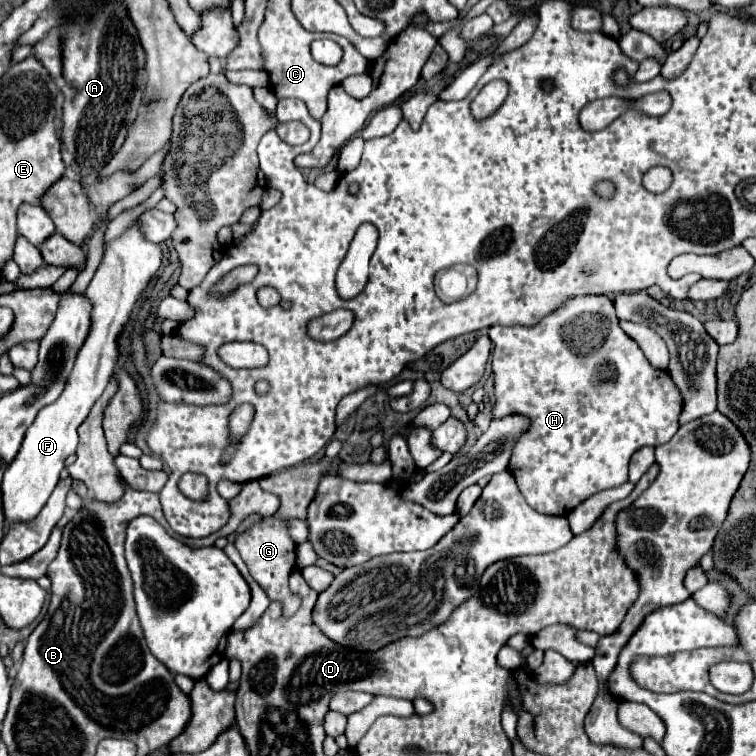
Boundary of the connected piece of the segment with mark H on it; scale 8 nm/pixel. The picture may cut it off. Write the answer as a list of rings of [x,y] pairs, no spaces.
[[[575,295],[575,297],[569,297],[561,307],[557,307],[549,315],[545,315],[537,325],[531,325],[531,327],[525,327],[525,325],[513,325],[513,327],[493,325],[489,329],[489,337],[493,341],[493,359],[491,359],[491,363],[493,363],[493,375],[495,375],[493,417],[505,417],[505,415],[511,415],[511,413],[523,413],[523,415],[531,417],[531,429],[517,441],[517,445],[513,449],[509,471],[515,475],[517,485],[519,485],[523,497],[527,499],[527,503],[539,513],[567,515],[571,509],[575,509],[581,501],[585,501],[593,493],[623,485],[627,481],[627,465],[629,465],[631,455],[637,449],[645,447],[645,445],[663,445],[663,443],[667,443],[679,429],[679,425],[677,425],[677,419],[679,419],[679,413],[681,413],[679,391],[675,389],[671,377],[665,371],[653,369],[649,365],[649,361],[645,359],[645,355],[641,353],[639,345],[635,345],[635,341],[631,341],[631,337],[627,337],[627,333],[623,333],[623,329],[619,327],[619,321],[615,317],[613,301],[607,295],[579,295],[579,297]]]

